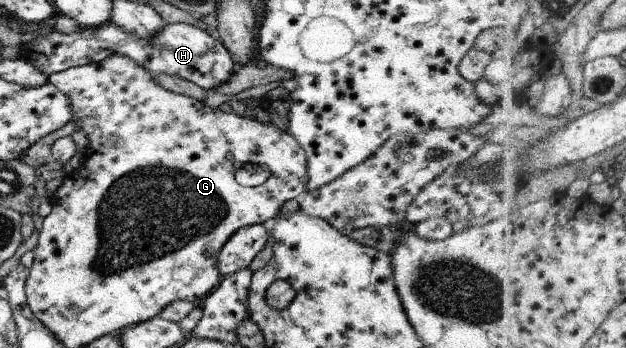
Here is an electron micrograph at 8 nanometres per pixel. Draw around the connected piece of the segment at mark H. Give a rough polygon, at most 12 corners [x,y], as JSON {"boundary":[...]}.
{"boundary":[[110,21],[22,44],[45,77],[127,56],[207,92],[236,68],[218,38],[164,21],[139,38]]}

